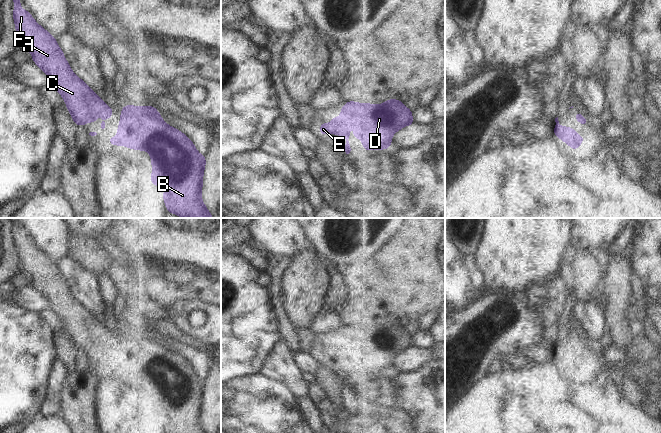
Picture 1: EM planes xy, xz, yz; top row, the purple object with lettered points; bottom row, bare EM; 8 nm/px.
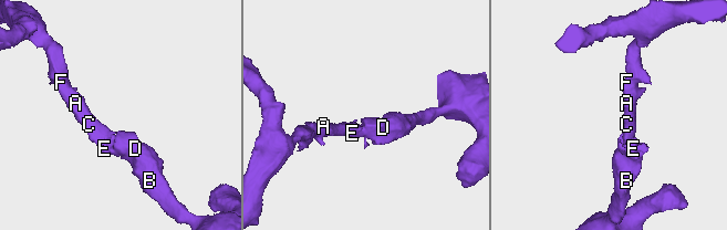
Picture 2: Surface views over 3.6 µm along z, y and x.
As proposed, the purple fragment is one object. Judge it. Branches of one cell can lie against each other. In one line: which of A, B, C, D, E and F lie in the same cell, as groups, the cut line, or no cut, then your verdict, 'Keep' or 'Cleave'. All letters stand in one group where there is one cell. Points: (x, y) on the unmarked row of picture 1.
Groups: A B C D E F. No split. Keep.

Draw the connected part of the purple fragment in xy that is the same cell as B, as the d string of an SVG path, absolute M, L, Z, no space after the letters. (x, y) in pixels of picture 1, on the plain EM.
M123 330L117 358L117 362L108 362L112 370L122 369L134 374L145 374L150 377L153 391L151 406L155 410L163 410L166 413L163 417L163 423L167 433L207 433L201 422L203 395L206 386L205 380L198 377L194 368L185 358L167 349L155 331Z

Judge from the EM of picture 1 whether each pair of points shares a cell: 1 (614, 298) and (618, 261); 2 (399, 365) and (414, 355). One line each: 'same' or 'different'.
1: same
2: same

